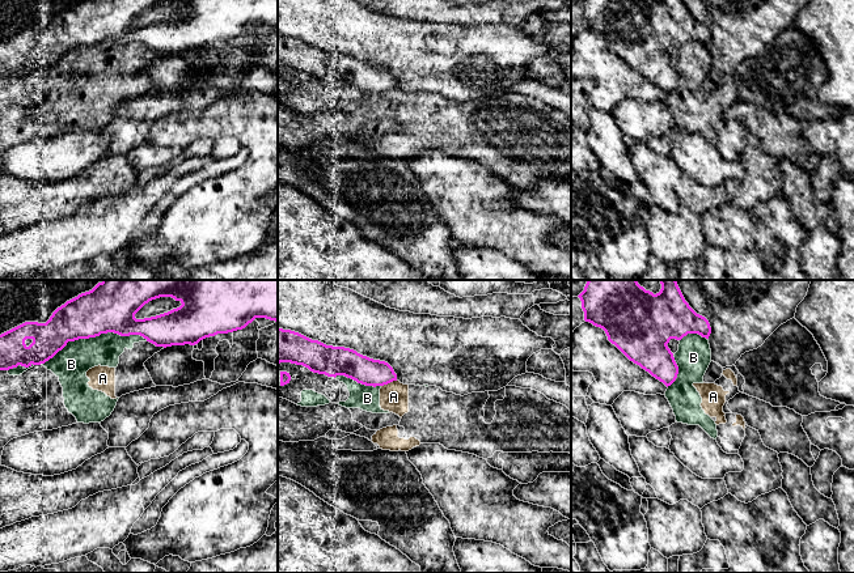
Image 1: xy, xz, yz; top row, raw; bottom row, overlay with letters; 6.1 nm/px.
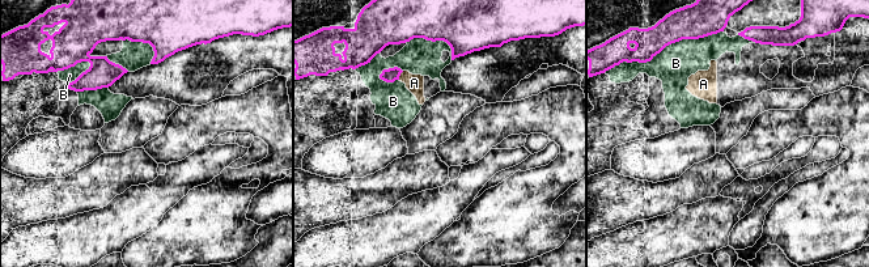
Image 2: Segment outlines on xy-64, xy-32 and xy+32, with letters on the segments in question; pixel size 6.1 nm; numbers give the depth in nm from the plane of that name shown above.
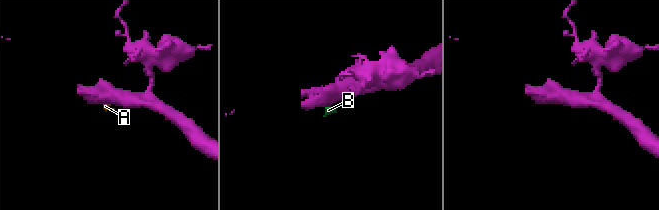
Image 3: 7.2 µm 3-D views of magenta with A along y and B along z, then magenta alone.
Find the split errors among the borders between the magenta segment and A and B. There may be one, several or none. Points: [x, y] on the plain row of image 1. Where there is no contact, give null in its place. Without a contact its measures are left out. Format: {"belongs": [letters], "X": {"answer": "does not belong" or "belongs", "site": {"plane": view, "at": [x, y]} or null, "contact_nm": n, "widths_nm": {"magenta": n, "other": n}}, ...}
{"belongs": [], "A": {"answer": "does not belong", "site": {"plane": "xz", "at": [388, 89]}, "contact_nm": 100, "widths_nm": {"magenta": 170, "other": 180}}, "B": {"answer": "does not belong", "site": {"plane": "xy", "at": [94, 43]}, "contact_nm": 650, "widths_nm": {"magenta": 280, "other": 220}}}

